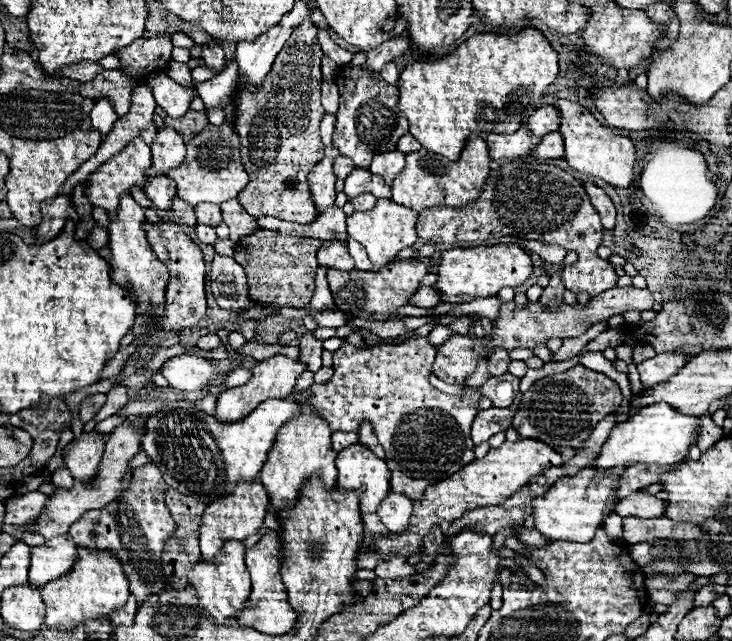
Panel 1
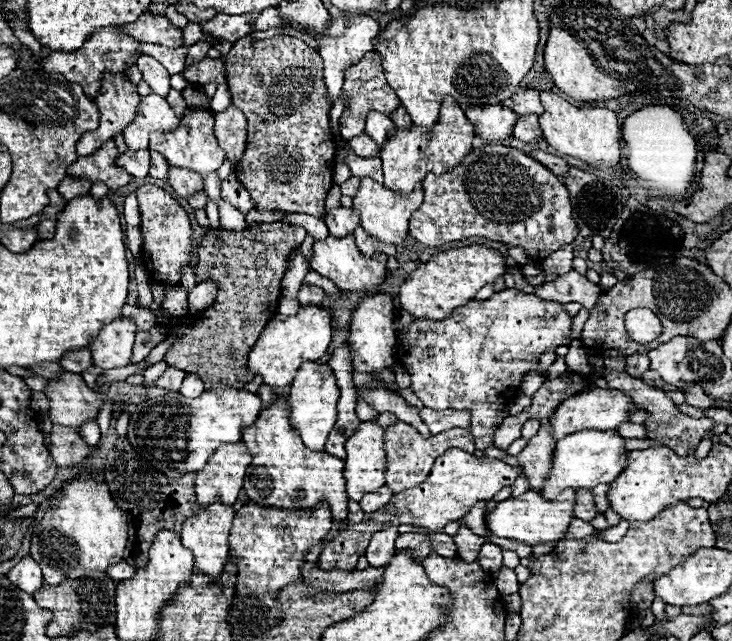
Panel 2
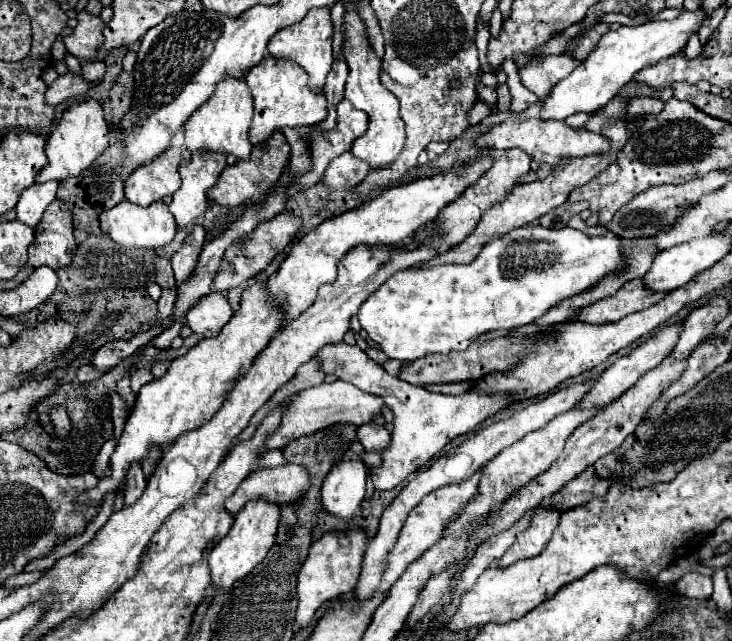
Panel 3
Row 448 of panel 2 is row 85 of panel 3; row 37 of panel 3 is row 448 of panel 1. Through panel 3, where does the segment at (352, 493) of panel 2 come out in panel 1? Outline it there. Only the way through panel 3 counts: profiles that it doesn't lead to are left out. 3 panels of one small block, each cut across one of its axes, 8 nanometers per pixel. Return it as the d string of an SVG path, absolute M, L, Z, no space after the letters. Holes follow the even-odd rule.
M362 444L344 448L338 458L338 488L360 492L360 510L374 514L390 492L390 470Z

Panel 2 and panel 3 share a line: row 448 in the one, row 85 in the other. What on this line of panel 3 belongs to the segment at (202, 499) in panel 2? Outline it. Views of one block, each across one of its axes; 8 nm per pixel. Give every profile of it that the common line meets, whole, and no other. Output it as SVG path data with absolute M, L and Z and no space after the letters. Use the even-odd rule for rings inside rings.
M226 78L216 86L212 98L204 102L186 122L186 148L190 152L198 150L214 150L222 154L234 154L238 160L250 158L252 142L250 142L250 122L254 116L252 94L244 82L244 78Z

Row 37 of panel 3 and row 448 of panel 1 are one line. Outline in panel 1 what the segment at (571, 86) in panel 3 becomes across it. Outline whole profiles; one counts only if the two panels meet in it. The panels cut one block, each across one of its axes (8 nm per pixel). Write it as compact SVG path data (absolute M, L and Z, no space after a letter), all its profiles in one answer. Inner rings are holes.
M652 404L642 408L638 414L630 416L628 422L620 424L620 428L612 430L612 436L604 444L598 460L594 462L596 468L612 468L620 464L676 464L680 462L692 444L698 442L698 430L700 430L700 418L682 414L680 410L672 408L670 404Z

